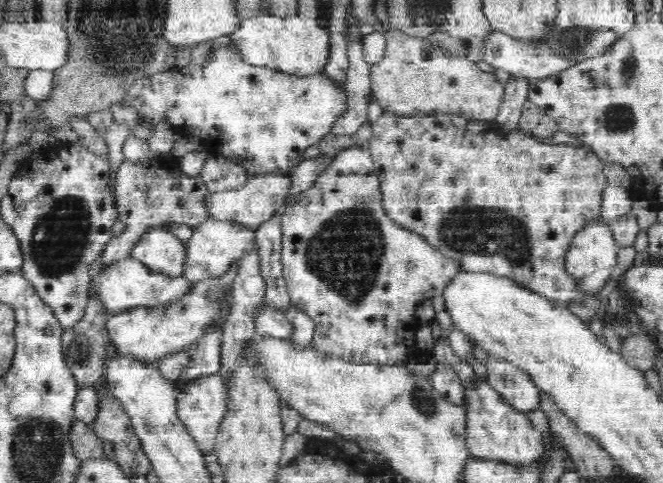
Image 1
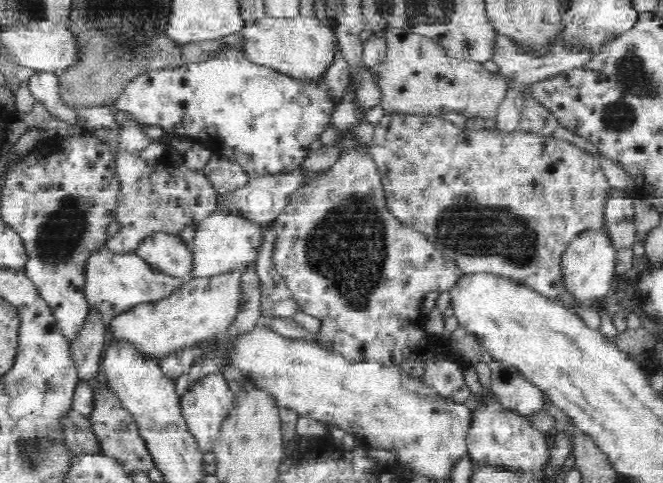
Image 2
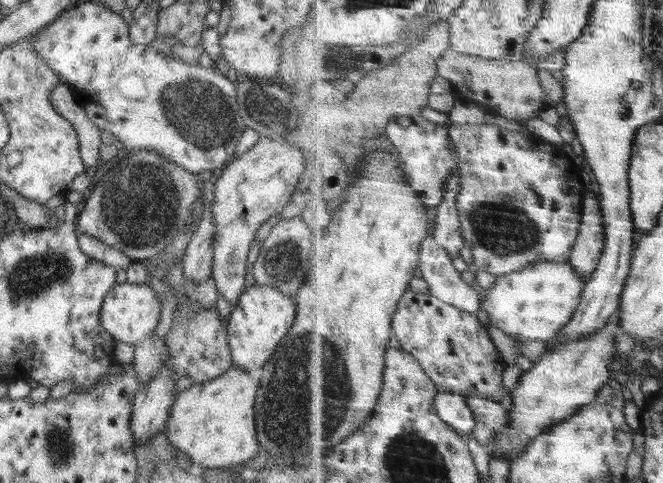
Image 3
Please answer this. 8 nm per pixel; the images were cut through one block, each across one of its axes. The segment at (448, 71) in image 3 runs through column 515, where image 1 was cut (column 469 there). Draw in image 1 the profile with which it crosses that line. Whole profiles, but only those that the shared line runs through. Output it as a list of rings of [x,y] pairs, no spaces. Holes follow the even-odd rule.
[[[391,27],[390,30],[384,31],[384,36],[385,39],[387,40],[387,47],[386,47],[386,52],[384,54],[384,60],[382,62],[378,62],[378,64],[373,64],[370,67],[370,72],[369,72],[369,79],[371,82],[371,93],[374,93],[375,100],[377,103],[383,108],[384,113],[394,113],[398,115],[406,115],[406,116],[411,116],[411,115],[448,115],[452,116],[453,114],[456,115],[461,115],[467,119],[467,121],[470,120],[478,120],[478,121],[483,121],[485,123],[490,122],[492,120],[495,120],[497,118],[498,112],[499,112],[499,106],[500,103],[502,102],[505,94],[505,86],[498,80],[498,78],[494,75],[494,73],[491,72],[483,72],[480,70],[480,66],[476,62],[472,62],[465,57],[459,57],[459,58],[454,58],[449,55],[447,51],[442,50],[438,46],[438,43],[431,42],[430,40],[426,38],[421,38],[420,36],[410,36],[404,31]]]

